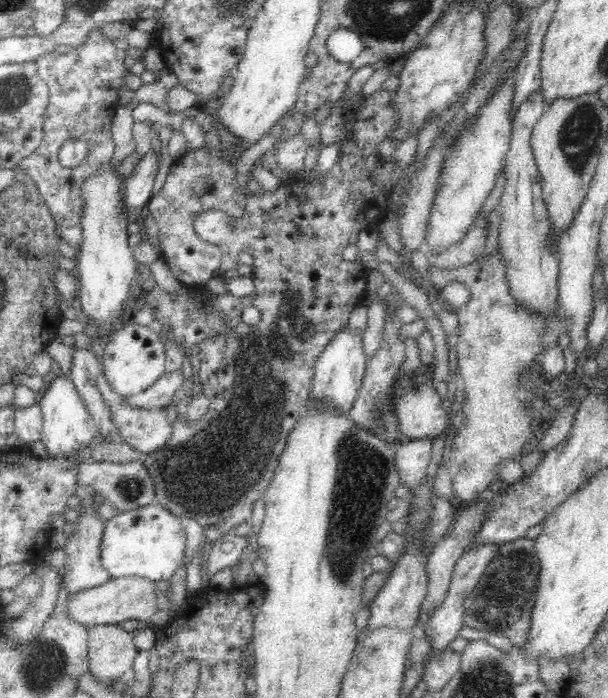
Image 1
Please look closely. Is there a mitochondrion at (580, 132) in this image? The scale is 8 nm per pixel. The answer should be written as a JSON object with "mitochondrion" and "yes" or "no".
{"mitochondrion":"yes"}

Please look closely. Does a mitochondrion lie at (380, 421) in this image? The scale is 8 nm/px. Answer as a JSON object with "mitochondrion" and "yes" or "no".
{"mitochondrion":"yes"}

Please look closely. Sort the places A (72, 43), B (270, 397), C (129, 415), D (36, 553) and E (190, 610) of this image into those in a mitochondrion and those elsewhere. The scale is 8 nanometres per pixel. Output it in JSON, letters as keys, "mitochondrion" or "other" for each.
{"A":"other","B":"mitochondrion","C":"other","D":"other","E":"other"}

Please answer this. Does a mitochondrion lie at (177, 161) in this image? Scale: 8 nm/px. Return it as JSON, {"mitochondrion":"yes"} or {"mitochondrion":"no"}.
{"mitochondrion":"no"}

